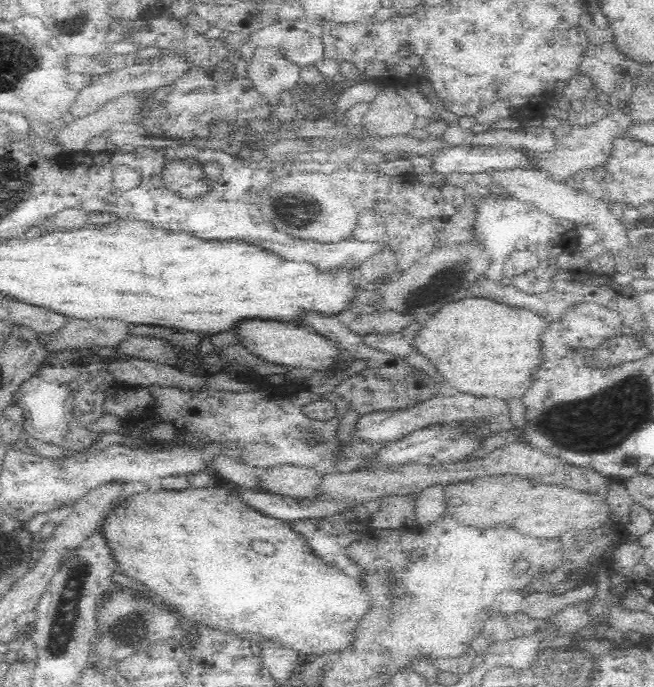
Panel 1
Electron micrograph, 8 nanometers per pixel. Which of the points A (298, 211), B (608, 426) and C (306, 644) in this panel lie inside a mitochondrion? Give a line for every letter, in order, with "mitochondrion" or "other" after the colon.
A: mitochondrion
B: mitochondrion
C: other

